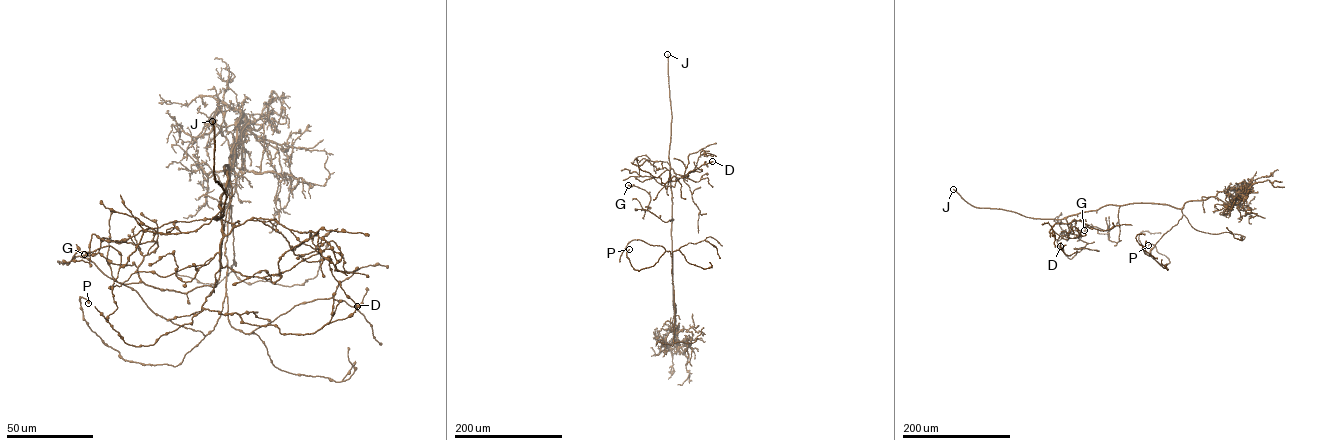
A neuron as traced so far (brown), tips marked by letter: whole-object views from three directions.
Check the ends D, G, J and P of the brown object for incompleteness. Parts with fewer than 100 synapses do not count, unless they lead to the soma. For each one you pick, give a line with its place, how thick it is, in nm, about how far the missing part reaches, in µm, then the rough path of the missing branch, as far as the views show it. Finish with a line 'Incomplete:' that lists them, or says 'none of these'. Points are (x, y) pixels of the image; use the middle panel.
J: place (667, 54); calibre 500 nm; missing 350 µm
Incomplete: J

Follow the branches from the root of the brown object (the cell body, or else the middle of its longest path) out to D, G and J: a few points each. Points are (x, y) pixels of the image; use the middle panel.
D: (672, 283), (670, 167), (666, 189), (664, 185), (674, 176), (684, 177), (689, 171), (712, 161)
G: (672, 283), (673, 219), (665, 222), (644, 210), (649, 194), (628, 185)
J: (672, 283), (668, 157), (672, 115), (667, 54)

